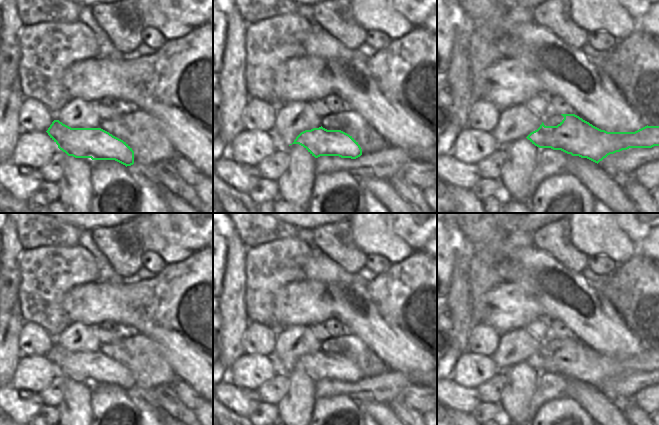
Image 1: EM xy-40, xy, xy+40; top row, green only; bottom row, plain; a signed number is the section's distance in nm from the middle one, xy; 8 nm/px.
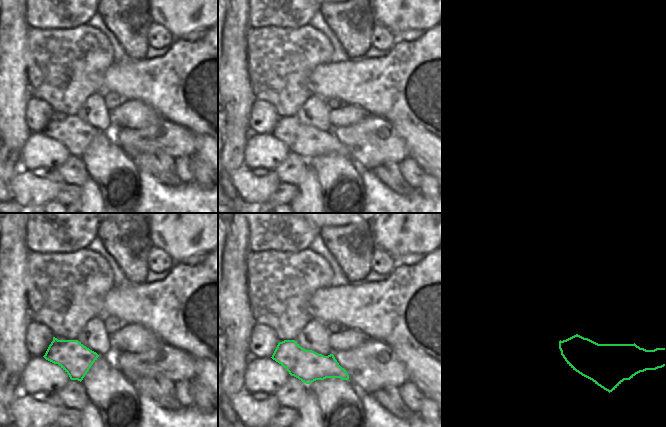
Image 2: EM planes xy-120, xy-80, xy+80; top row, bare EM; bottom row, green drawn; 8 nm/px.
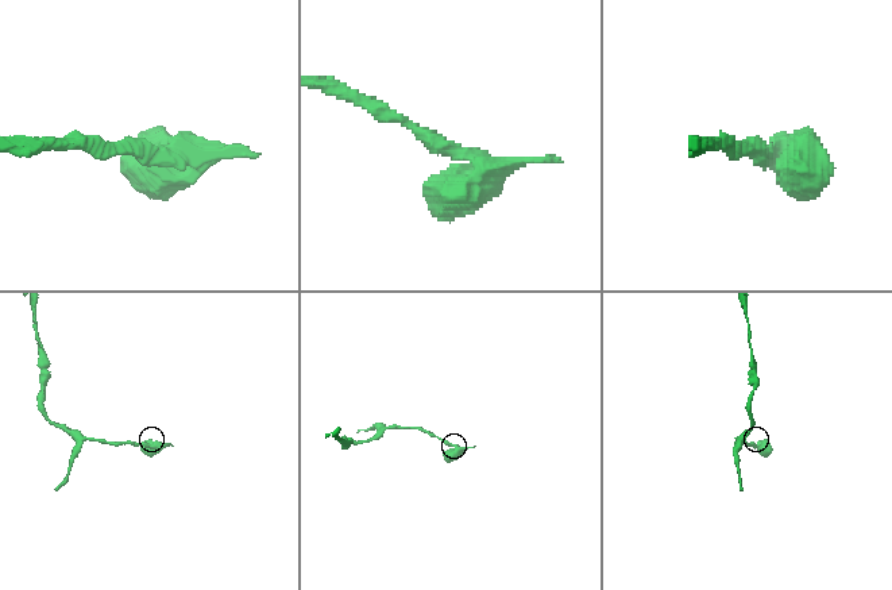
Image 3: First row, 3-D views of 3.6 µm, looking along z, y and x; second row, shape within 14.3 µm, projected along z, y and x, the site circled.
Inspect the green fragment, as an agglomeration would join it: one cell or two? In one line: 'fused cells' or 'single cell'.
single cell

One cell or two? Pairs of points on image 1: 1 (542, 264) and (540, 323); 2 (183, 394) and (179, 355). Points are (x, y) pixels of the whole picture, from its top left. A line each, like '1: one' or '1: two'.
1: two
2: two

